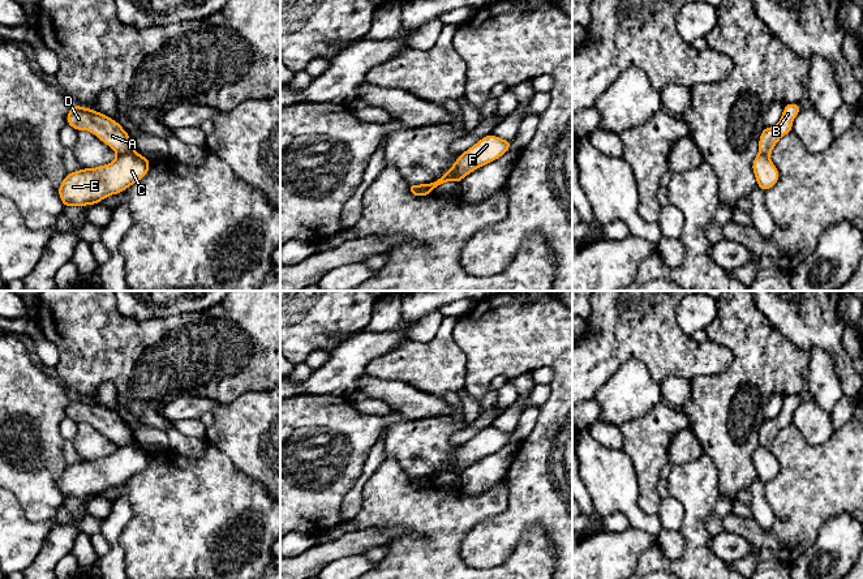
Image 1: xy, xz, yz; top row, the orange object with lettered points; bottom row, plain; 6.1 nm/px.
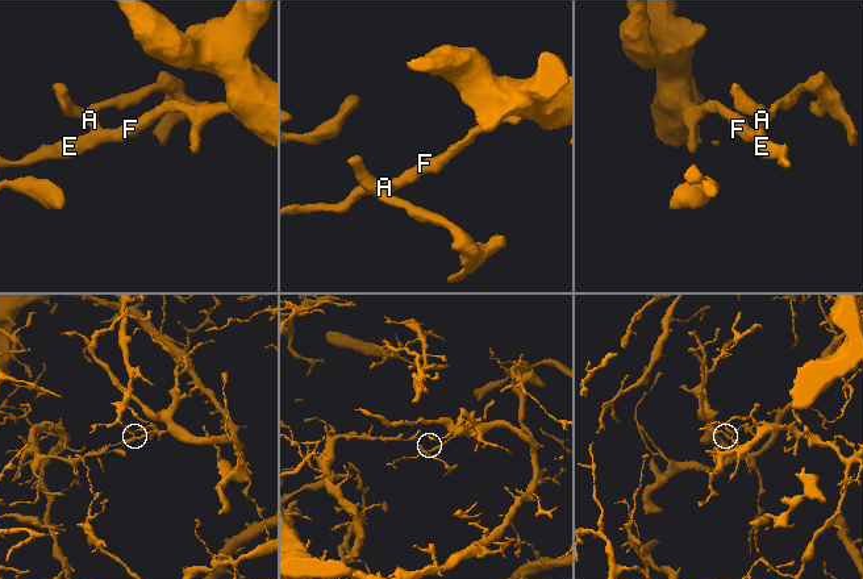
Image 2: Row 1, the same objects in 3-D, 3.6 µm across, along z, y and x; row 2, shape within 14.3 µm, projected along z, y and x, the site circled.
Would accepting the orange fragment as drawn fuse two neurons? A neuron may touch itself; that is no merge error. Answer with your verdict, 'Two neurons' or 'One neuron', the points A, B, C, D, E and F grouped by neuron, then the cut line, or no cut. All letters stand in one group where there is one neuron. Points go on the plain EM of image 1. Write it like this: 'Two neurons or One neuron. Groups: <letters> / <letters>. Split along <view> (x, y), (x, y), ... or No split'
Two neurons. Groups: A B D / C E F. Split along xy (133, 441), (117, 447)

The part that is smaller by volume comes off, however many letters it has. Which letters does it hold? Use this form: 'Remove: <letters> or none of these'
Remove: A, B, D

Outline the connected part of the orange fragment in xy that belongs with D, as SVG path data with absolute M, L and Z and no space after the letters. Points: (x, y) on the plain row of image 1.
M73 396L66 407L66 416L73 421L89 423L110 438L117 447L134 442L125 421L113 411L86 399Z

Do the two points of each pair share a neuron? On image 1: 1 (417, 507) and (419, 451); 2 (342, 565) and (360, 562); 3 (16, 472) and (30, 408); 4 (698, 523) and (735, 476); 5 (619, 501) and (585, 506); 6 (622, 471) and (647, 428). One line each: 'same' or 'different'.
1: different
2: same
3: same
4: different
5: different
6: different

